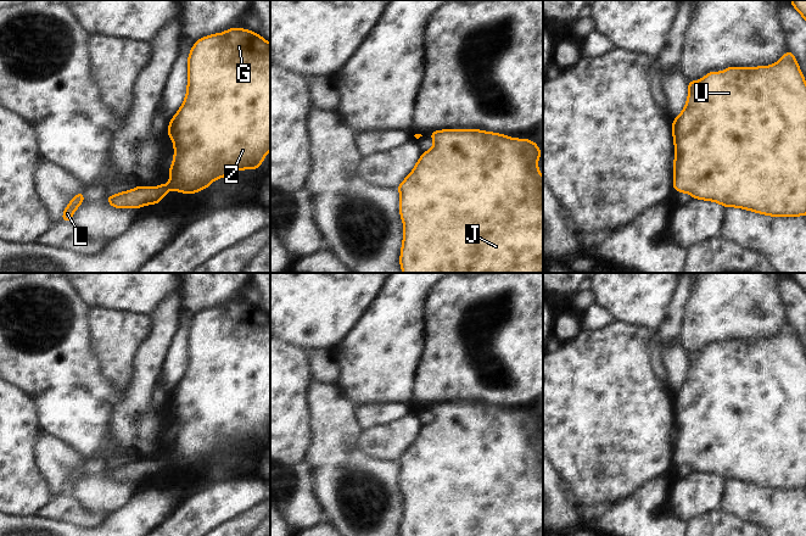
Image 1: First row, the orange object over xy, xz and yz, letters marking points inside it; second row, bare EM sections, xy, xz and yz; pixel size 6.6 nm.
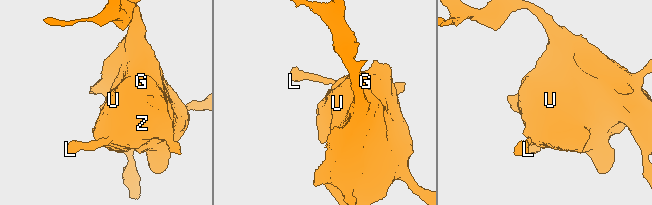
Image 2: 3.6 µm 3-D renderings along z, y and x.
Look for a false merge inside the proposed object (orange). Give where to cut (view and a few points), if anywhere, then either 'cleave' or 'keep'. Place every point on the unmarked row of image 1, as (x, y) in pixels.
cut none; keep

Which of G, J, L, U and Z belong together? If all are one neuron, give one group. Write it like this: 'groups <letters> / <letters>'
groups G J L U Z

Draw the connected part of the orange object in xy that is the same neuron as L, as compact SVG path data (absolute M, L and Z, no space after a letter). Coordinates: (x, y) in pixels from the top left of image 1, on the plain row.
M80 464L77 467L68 476L68 479L65 481L62 486L62 495L68 496L71 495L71 491L75 482L82 478L82 475L85 473L84 465Z

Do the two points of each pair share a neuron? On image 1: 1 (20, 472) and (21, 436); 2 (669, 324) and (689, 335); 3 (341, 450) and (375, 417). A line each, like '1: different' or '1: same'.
1: same
2: different
3: different

